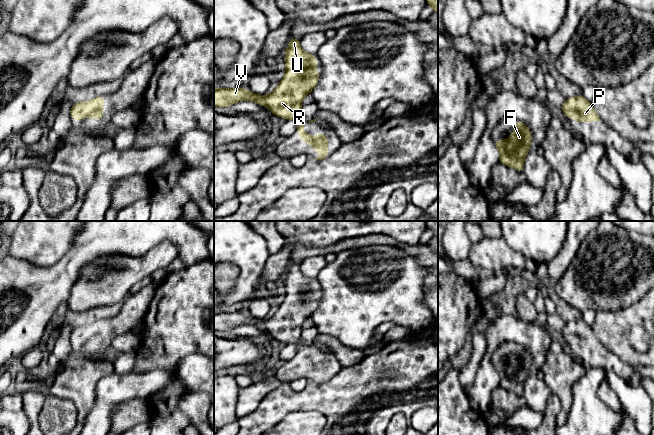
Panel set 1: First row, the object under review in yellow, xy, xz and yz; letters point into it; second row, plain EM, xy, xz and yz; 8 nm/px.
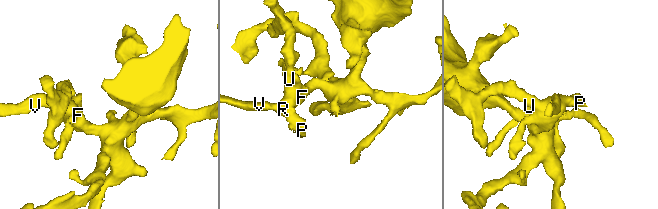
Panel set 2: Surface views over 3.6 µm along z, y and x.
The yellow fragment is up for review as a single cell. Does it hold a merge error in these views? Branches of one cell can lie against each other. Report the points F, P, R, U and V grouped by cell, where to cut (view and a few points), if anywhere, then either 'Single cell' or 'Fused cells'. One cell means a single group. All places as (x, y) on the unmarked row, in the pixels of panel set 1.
Groups: F P R U V. No split. Single cell

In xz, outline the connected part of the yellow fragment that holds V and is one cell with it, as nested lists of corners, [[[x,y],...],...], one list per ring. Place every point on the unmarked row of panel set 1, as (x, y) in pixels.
[[[291,262],[285,278],[285,299],[270,319],[257,319],[244,312],[214,313],[214,330],[229,331],[240,325],[252,325],[267,331],[273,339],[293,343],[297,346],[298,360],[311,369],[320,378],[316,384],[328,381],[328,363],[321,355],[312,361],[305,358],[305,345],[301,341],[302,324],[317,309],[320,299],[317,298],[318,284],[315,278],[302,274],[300,263]]]

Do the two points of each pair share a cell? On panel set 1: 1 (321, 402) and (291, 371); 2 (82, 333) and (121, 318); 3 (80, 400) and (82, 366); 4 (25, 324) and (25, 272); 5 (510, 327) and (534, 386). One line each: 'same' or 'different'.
1: different
2: same
3: same
4: same
5: same

